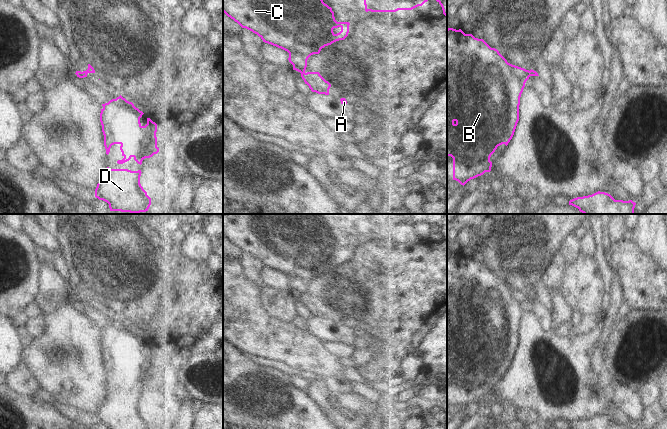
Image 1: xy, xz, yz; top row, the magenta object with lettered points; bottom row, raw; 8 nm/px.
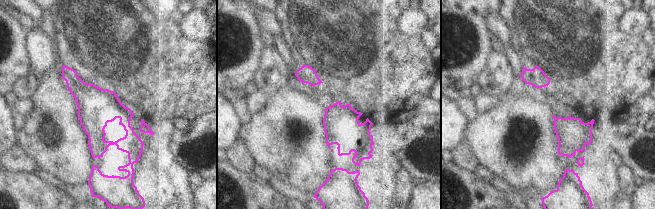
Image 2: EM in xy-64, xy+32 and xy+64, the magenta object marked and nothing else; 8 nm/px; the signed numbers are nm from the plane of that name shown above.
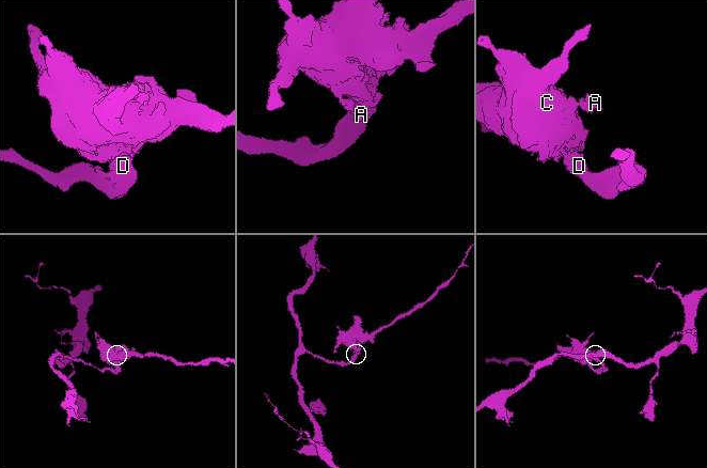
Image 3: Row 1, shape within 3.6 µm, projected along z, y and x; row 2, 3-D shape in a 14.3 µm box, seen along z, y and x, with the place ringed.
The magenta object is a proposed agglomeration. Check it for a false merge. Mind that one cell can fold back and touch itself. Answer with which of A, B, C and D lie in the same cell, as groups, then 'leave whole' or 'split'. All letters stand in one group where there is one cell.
A / B C D; split

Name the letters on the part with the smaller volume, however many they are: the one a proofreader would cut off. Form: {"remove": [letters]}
{"remove": ["A"]}

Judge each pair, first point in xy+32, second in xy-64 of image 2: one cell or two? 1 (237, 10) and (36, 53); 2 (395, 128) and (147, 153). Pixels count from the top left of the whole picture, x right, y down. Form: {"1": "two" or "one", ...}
{"1": "two", "2": "two"}

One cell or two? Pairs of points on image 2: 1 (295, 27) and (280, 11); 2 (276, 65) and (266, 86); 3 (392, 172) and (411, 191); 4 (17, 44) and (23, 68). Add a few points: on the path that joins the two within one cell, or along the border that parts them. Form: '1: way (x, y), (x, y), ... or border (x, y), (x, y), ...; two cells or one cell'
1: way (292, 23), (284, 15); one cell
2: way (272, 70), (268, 81); one cell
3: border (428, 181), (405, 184); two cells
4: way (17, 50), (17, 62); one cell

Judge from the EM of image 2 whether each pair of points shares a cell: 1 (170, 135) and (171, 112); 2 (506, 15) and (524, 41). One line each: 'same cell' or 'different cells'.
1: different cells
2: same cell

